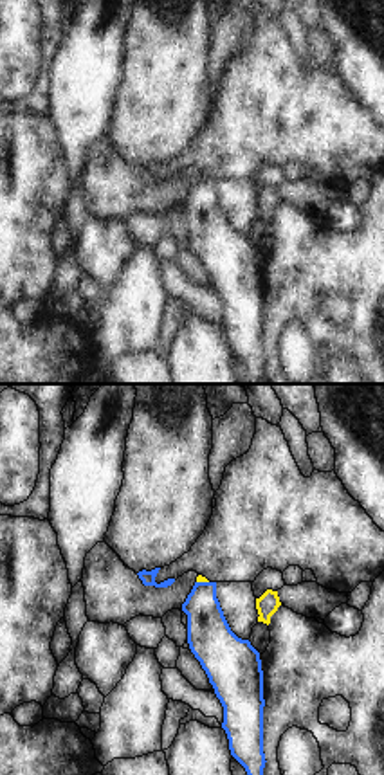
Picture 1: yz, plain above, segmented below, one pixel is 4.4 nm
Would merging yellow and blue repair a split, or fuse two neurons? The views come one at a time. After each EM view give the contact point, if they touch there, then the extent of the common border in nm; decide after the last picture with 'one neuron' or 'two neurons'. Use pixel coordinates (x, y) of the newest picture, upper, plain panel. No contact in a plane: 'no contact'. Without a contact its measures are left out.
contact (202, 177); length 60 nm

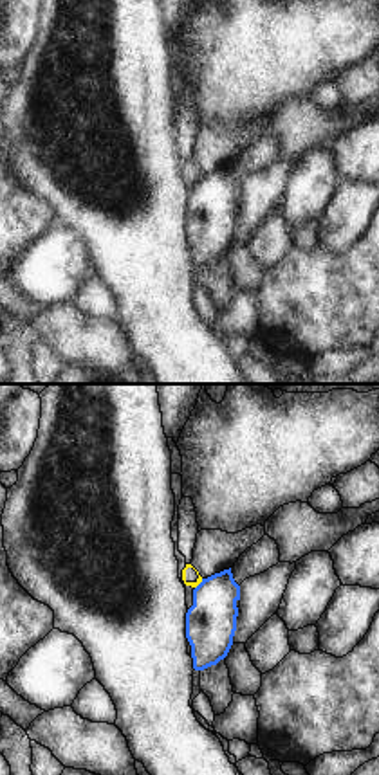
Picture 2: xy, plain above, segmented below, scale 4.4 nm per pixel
contact (199, 179); length 60 nm

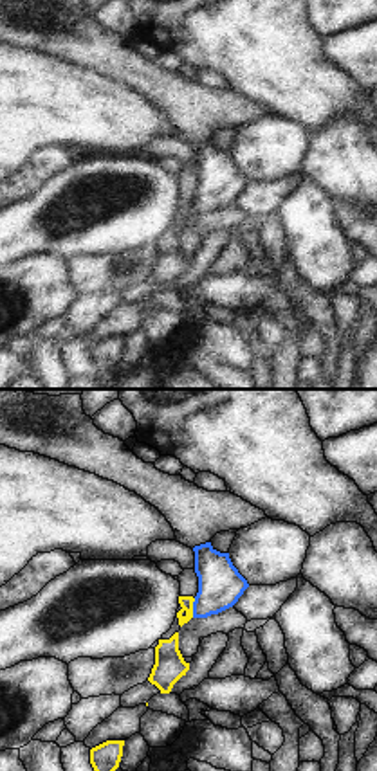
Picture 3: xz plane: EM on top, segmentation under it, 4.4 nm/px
contact (192, 204); length 90 nm

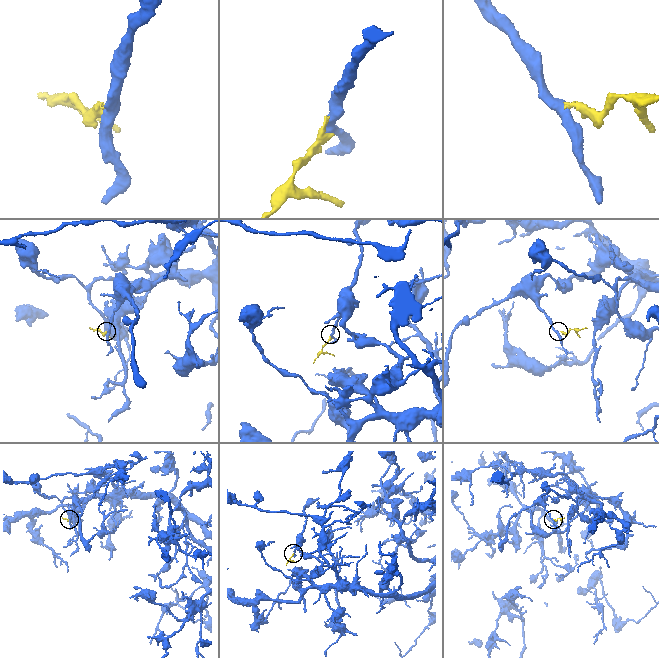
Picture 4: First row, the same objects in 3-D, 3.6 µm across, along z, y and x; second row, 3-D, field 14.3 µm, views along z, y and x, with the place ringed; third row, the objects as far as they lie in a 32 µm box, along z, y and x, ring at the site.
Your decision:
two neurons

